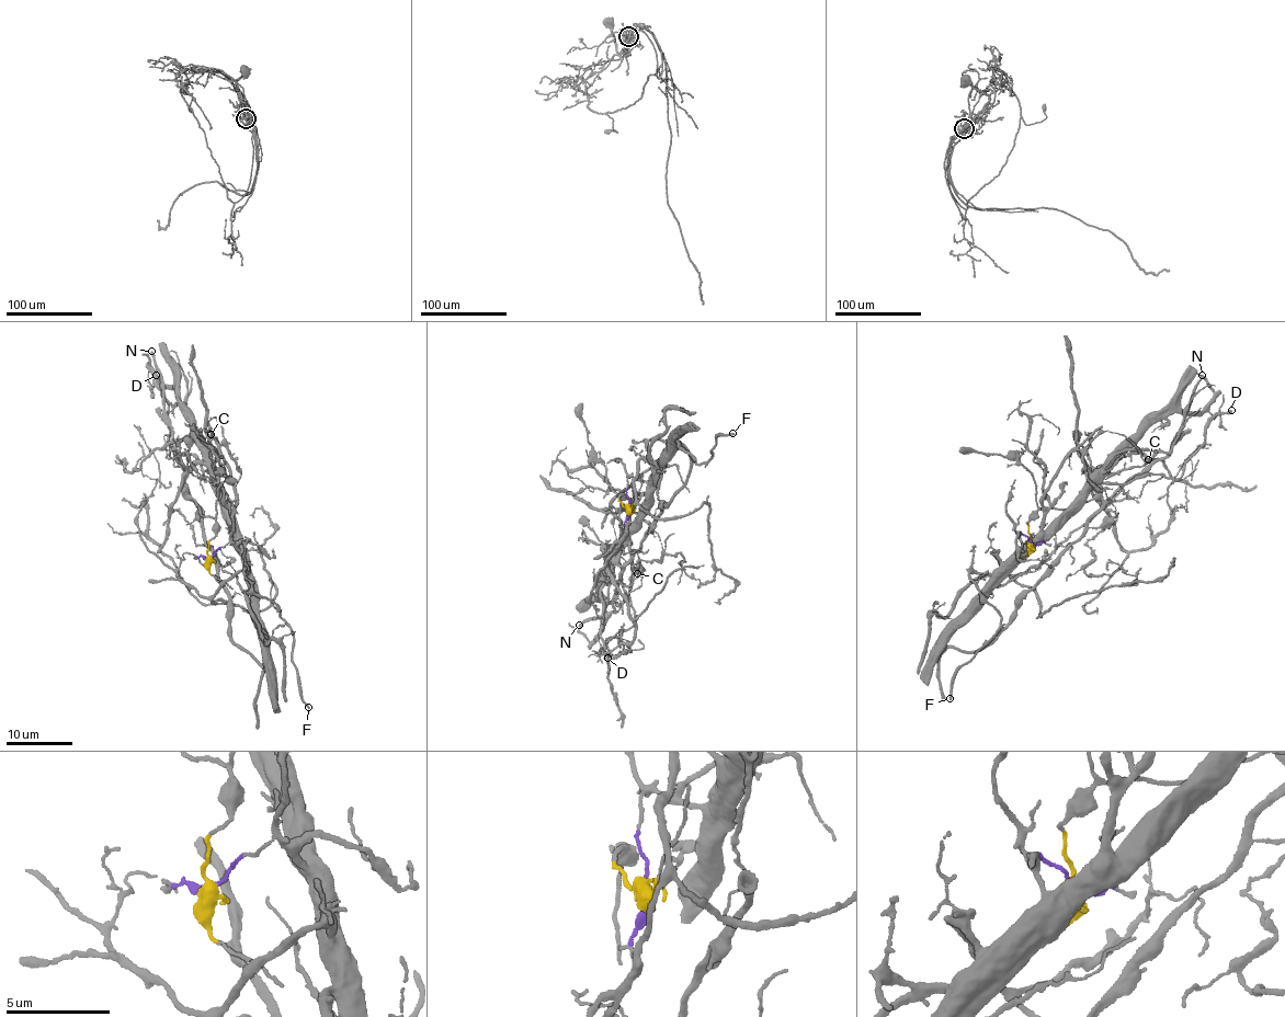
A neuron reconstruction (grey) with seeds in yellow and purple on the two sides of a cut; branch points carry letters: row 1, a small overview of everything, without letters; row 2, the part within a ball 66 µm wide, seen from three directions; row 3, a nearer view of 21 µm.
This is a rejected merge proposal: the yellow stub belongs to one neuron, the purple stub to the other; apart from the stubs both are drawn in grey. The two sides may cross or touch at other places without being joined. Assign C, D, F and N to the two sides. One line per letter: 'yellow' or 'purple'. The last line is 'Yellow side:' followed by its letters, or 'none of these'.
C: purple
D: purple
F: purple
N: yellow
Yellow side: N

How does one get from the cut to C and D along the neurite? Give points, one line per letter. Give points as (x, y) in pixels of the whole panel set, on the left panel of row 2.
C: (211, 557), (231, 543), (239, 549), (236, 495), (216, 416), (207, 422), (212, 434)
D: (211, 557), (231, 543), (240, 550), (226, 523), (212, 473), (169, 441), (166, 398), (156, 375)

